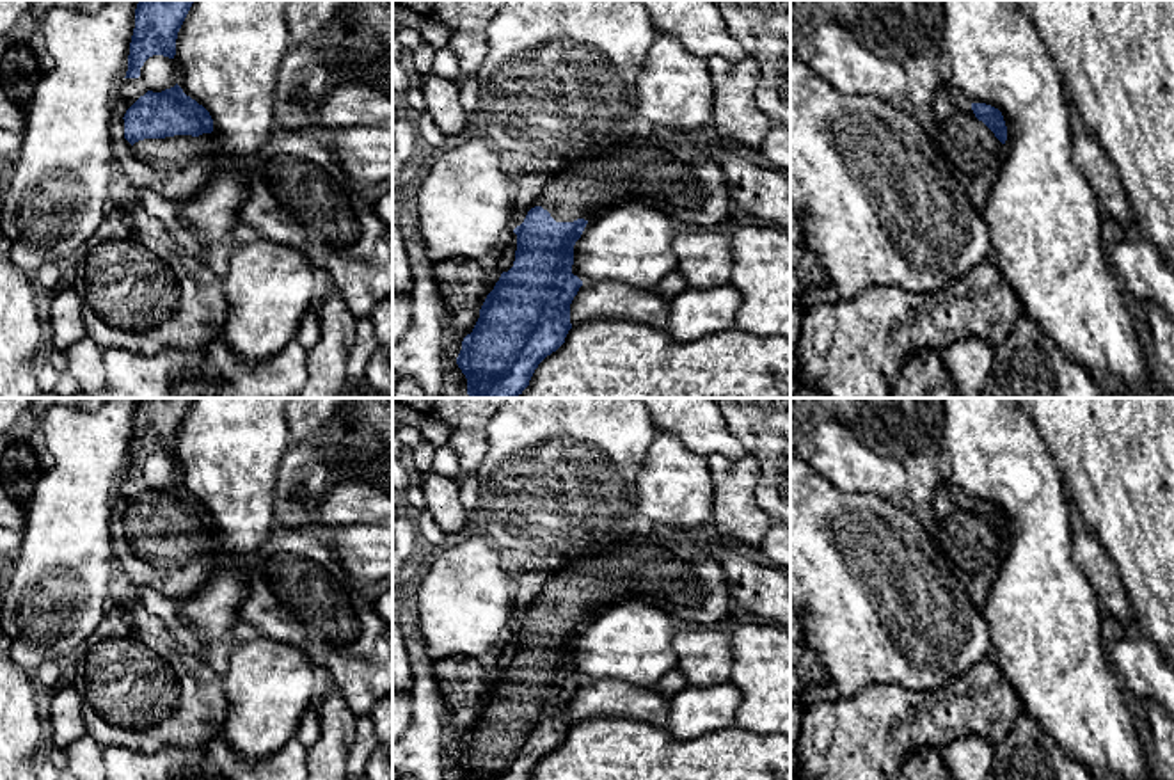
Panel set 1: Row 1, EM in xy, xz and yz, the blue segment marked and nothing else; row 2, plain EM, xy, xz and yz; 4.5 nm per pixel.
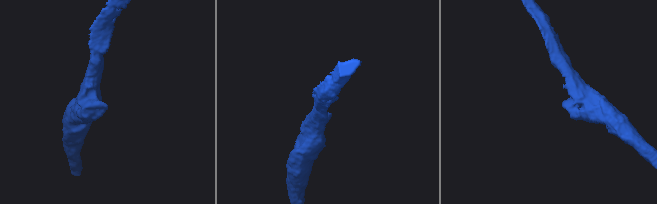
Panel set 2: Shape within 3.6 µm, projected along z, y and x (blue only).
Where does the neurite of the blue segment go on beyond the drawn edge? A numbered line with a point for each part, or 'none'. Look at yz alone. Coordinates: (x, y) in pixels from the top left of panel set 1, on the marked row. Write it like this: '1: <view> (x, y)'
1: yz (975, 153)

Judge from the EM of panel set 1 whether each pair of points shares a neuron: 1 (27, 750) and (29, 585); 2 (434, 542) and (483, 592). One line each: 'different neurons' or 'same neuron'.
1: different neurons
2: different neurons

